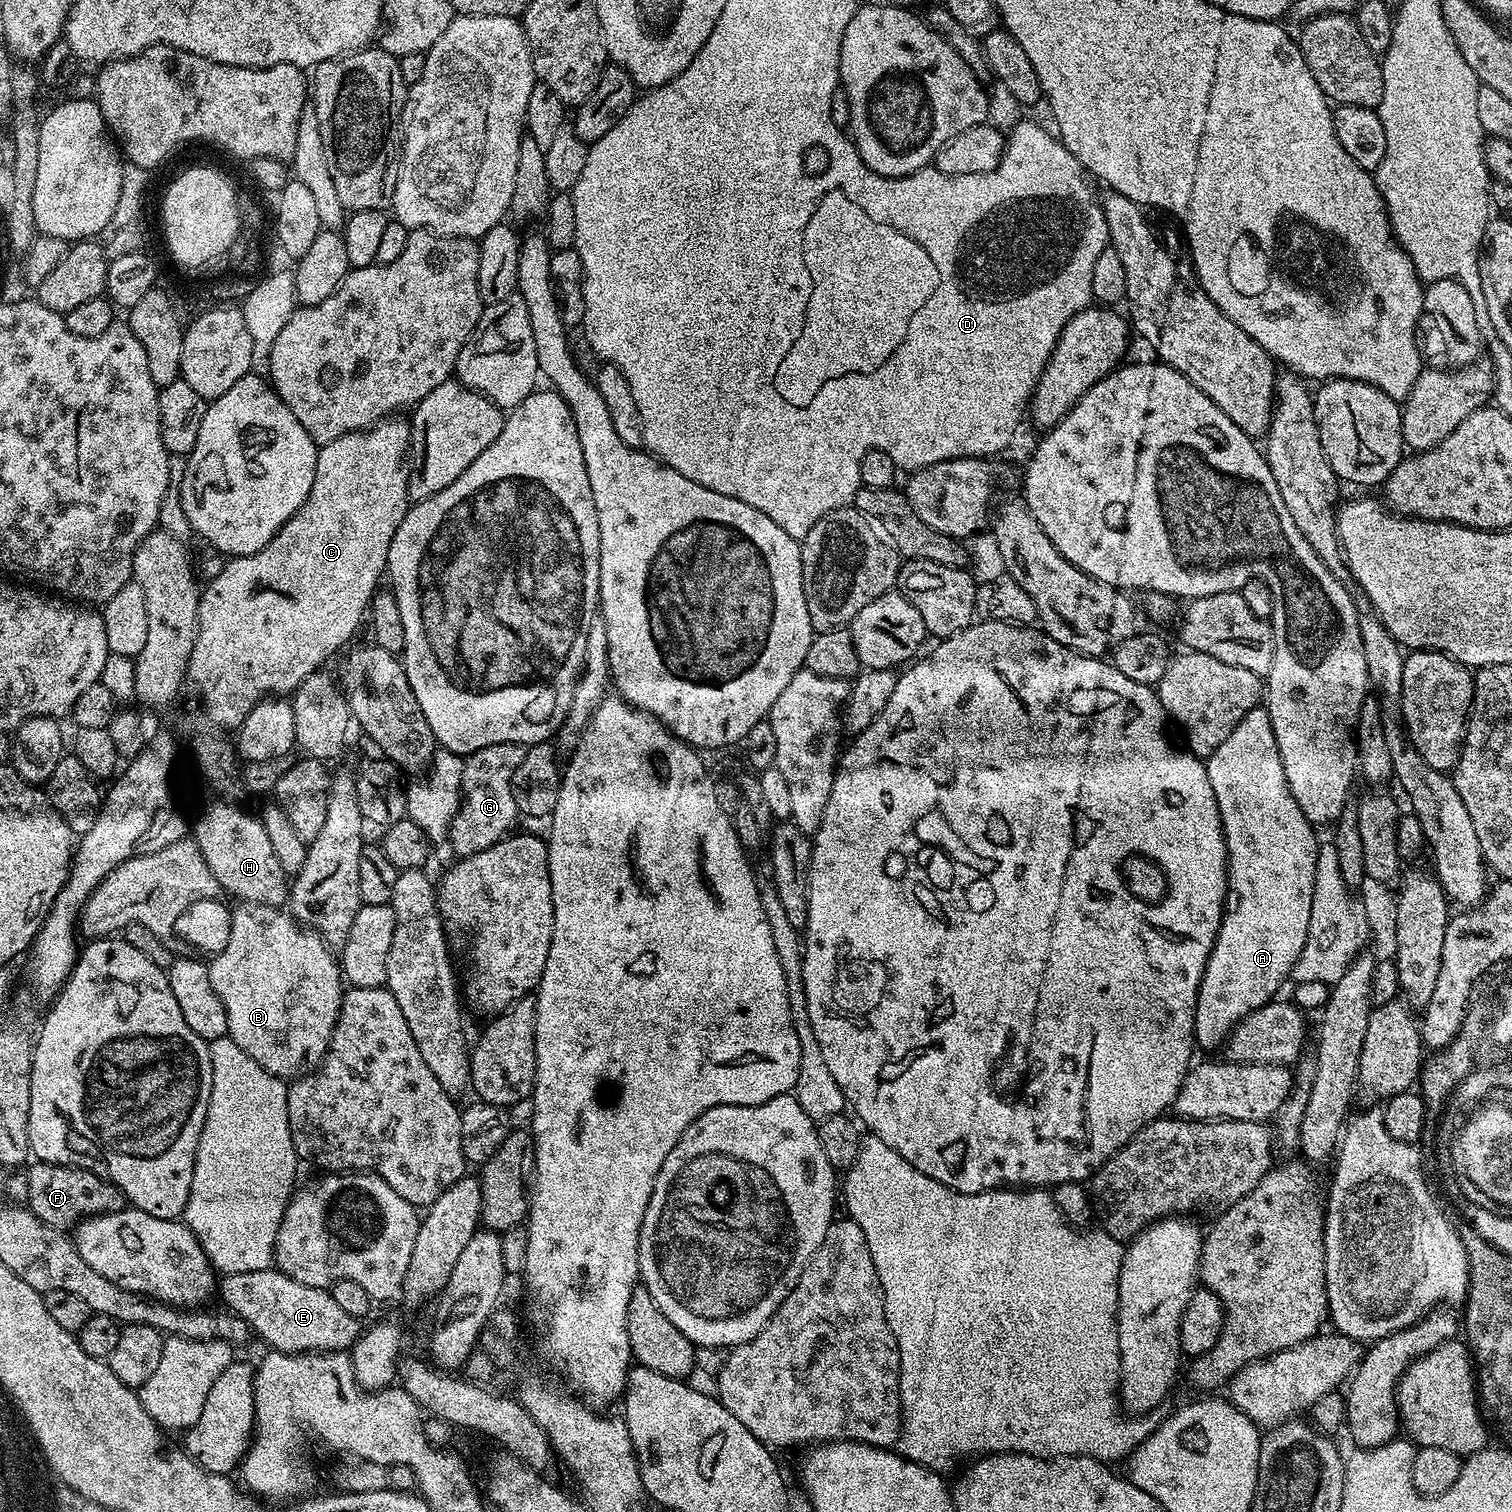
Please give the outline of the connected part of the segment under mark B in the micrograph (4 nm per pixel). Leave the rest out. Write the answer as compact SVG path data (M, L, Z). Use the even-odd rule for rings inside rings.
M243 902L231 911L229 942L208 964L210 982L226 1010L228 1035L270 1074L295 1077L309 1066L319 1064L328 1053L328 1043L340 1013L340 1000L346 991L342 969L333 949L322 937L311 928L297 924L287 911Z

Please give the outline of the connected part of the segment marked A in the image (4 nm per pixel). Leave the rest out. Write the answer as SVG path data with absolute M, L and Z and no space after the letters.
M1267 707L1250 710L1250 714L1230 730L1230 738L1207 757L1206 767L1224 827L1231 896L1224 901L1224 919L1220 921L1216 941L1202 974L1194 1030L1195 1043L1199 1047L1201 1044L1204 1048L1216 1048L1227 1041L1239 1020L1277 999L1279 992L1276 991L1283 986L1284 979L1287 981L1291 977L1294 962L1298 962L1298 954L1302 954L1302 946L1306 946L1312 891L1318 883L1318 876L1314 826L1302 814L1286 782L1286 770L1282 770L1282 758L1278 754L1278 742L1274 742L1274 726L1270 726Z

